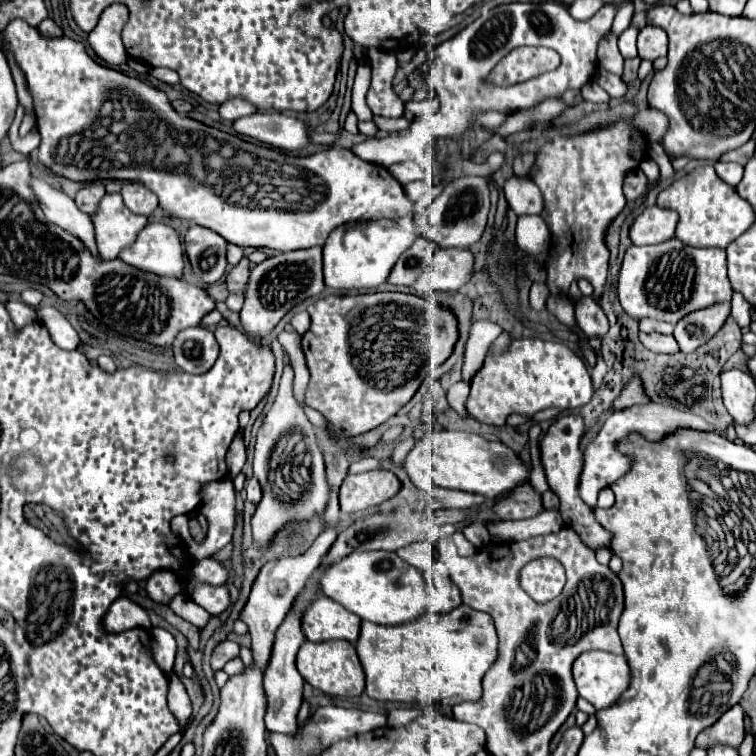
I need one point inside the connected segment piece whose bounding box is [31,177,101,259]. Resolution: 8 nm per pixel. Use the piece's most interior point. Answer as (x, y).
(59, 208)

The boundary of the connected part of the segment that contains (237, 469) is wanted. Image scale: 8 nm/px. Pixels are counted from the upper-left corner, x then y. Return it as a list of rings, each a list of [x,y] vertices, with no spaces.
[[[239,429],[235,439],[231,441],[226,455],[226,463],[229,471],[229,477],[234,479],[241,471],[245,464],[245,441],[243,441],[243,431]]]

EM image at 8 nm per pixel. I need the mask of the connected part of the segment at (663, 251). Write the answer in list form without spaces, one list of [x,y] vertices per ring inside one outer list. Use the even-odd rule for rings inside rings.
[[[677,237],[649,247],[629,247],[617,285],[621,307],[635,319],[651,317],[677,323],[691,311],[731,301],[733,289],[727,279],[725,249],[697,249],[683,245]]]

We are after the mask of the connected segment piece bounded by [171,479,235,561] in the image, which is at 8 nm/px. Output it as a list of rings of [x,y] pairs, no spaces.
[[[221,479],[215,483],[205,483],[203,485],[203,503],[199,507],[199,513],[203,513],[207,517],[209,529],[203,541],[195,541],[185,525],[185,521],[171,521],[171,531],[175,531],[175,535],[179,535],[179,539],[185,543],[187,551],[185,555],[191,557],[193,561],[201,561],[211,557],[213,553],[217,553],[221,547],[225,547],[231,541],[233,535],[233,527],[235,527],[235,489],[231,479]]]

